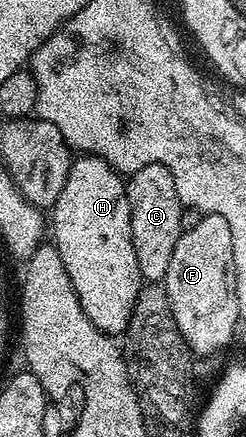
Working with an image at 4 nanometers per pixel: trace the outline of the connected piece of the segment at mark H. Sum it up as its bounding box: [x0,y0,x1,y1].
[49,154,145,335]

